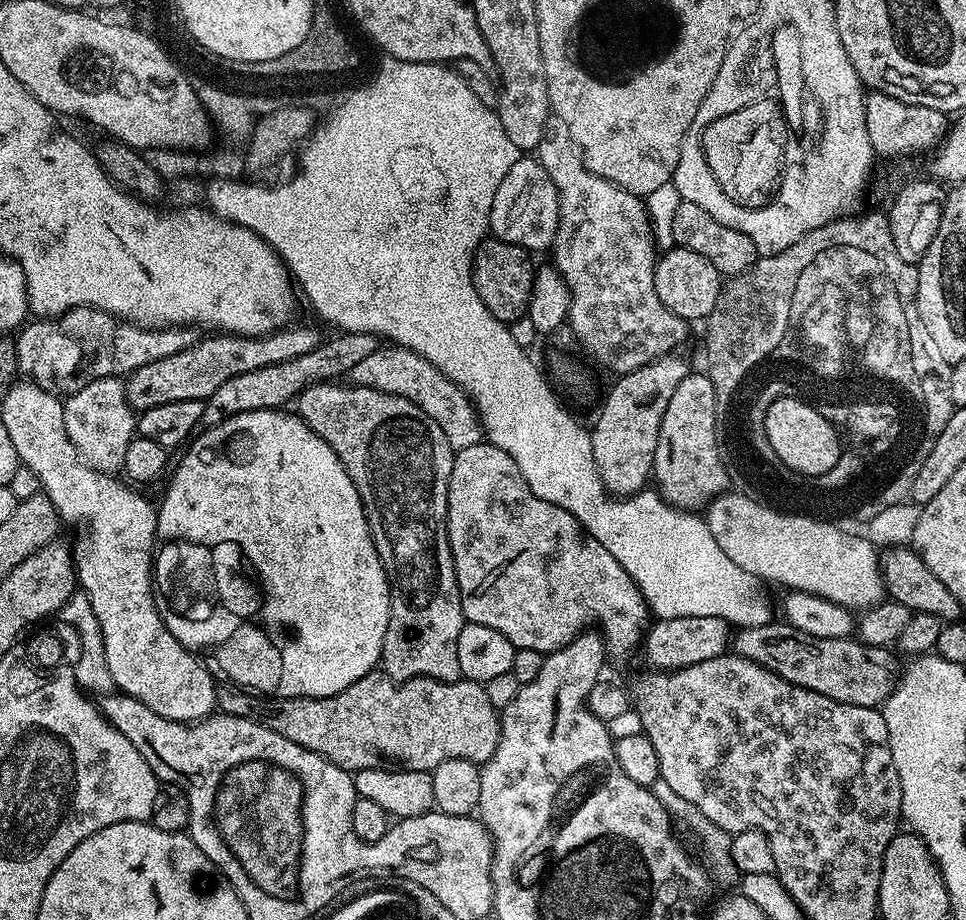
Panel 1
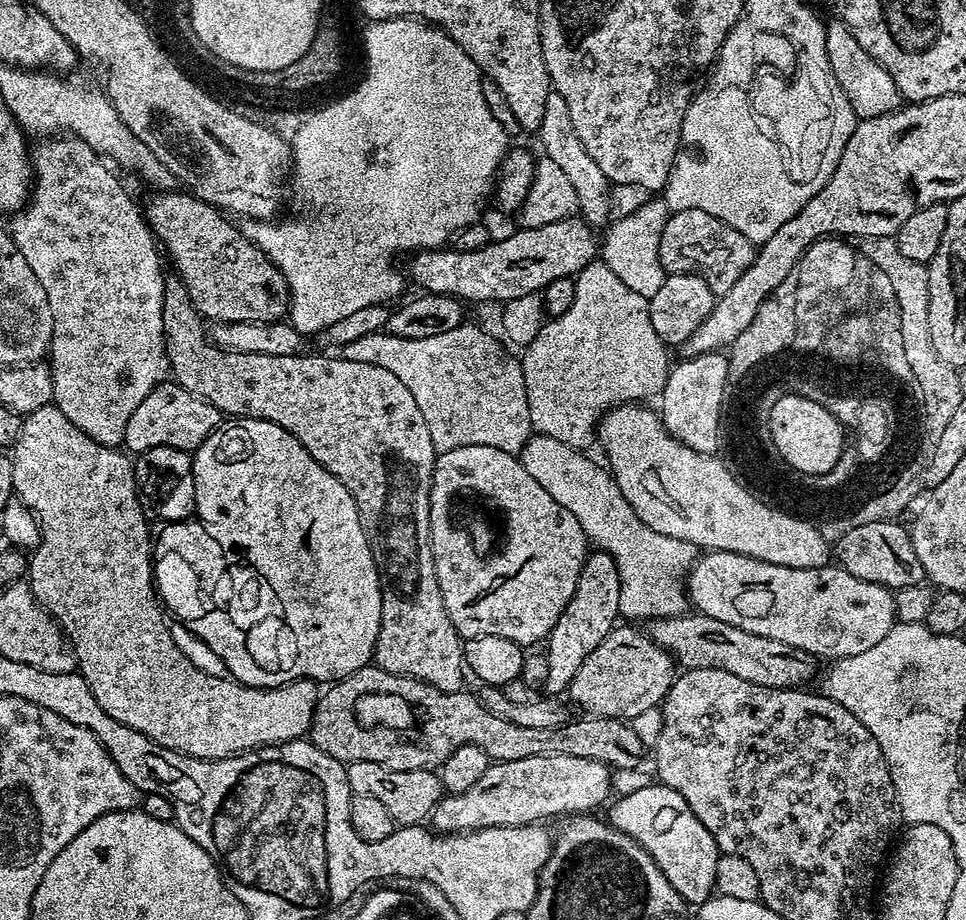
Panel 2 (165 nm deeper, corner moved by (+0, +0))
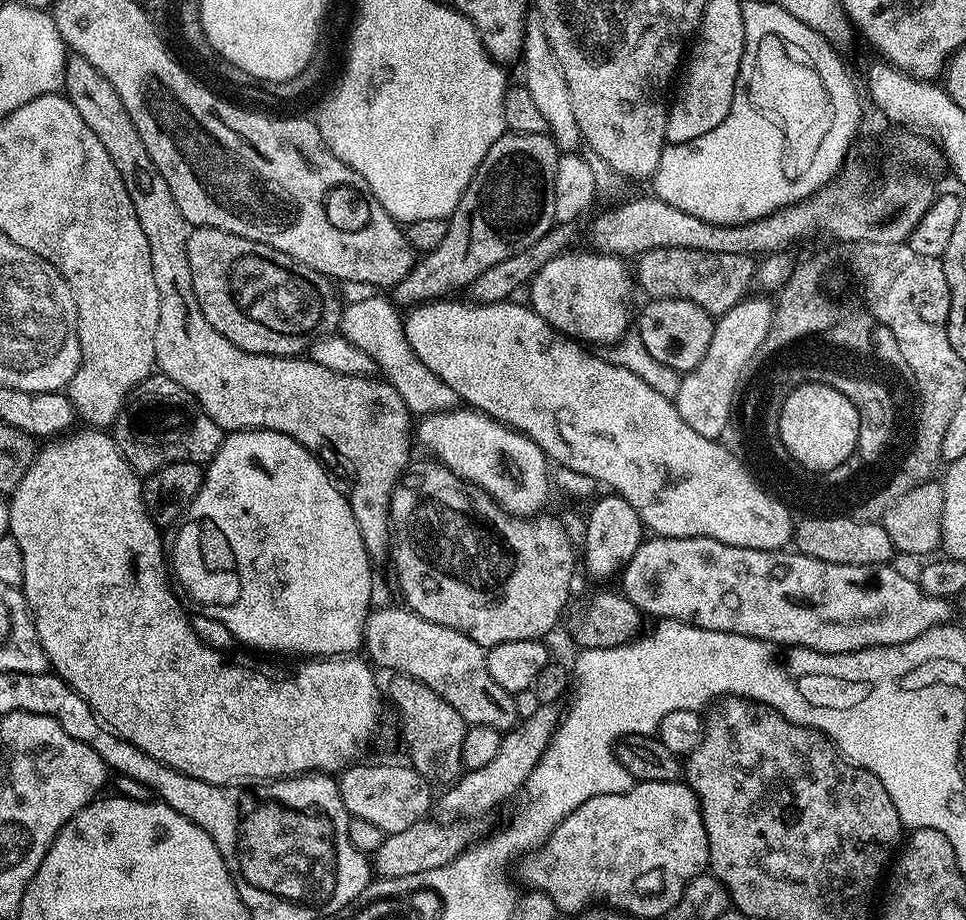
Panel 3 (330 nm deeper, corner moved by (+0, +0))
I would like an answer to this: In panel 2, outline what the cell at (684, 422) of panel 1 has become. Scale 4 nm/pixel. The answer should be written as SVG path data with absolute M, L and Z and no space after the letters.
M723 351L703 352L697 356L681 359L681 364L671 369L664 391L658 397L658 411L671 436L678 438L695 452L719 453L722 447L722 417L725 408L725 393L728 390L728 357Z

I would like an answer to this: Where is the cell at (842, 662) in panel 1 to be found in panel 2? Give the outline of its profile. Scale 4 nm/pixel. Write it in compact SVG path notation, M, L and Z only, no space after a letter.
M703 614L690 615L653 619L646 628L646 635L667 650L681 669L726 670L730 674L738 674L738 678L746 682L771 688L800 688L807 685L804 684L807 680L817 679L817 657L811 656L806 650L786 646L786 642L778 642L775 638L762 638L762 634L750 634L750 630L730 626L730 622L718 622L718 618Z

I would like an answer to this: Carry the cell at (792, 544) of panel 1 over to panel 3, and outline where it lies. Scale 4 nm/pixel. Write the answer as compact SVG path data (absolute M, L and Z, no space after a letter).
M445 298L443 300L429 300L426 304L415 305L409 316L403 317L406 341L410 344L411 350L418 356L422 363L434 372L454 392L467 407L483 412L485 416L491 416L500 424L507 424L508 427L528 436L535 444L543 450L545 457L553 465L569 472L578 474L590 474L605 489L611 490L615 495L626 498L630 506L638 514L645 529L651 530L657 536L673 536L674 538L686 538L687 536L705 536L714 538L718 542L726 542L730 546L742 546L750 550L766 550L774 552L785 547L784 544L793 539L794 532L788 529L788 516L784 516L784 508L780 504L772 504L767 496L761 495L756 490L753 473L748 473L743 468L741 457L736 456L723 443L702 438L695 430L690 430L686 422L682 422L682 414L678 414L675 403L668 400L654 386L646 386L638 374L626 370L622 366L612 363L611 359L595 356L595 351L589 350L583 343L577 342L571 336L564 336L556 328L551 328L544 319L536 313L527 303L512 304L511 299L499 300L493 304L478 304L456 300L460 298Z

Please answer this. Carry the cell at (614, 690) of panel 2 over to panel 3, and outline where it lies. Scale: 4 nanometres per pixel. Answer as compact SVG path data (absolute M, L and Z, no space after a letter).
M541 704L534 714L523 717L516 727L508 729L502 735L502 746L498 746L498 754L486 766L469 768L444 793L439 793L434 804L434 812L441 821L456 822L459 816L480 816L498 804L504 803L512 795L519 793L524 783L530 778L534 766L542 758L552 740L552 733L558 723L558 710L556 704Z

